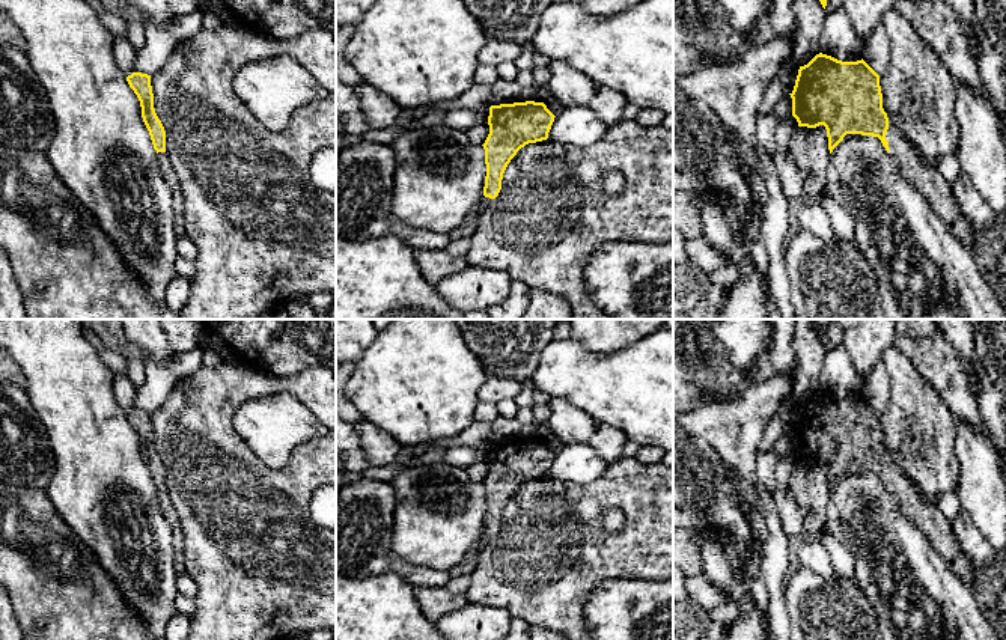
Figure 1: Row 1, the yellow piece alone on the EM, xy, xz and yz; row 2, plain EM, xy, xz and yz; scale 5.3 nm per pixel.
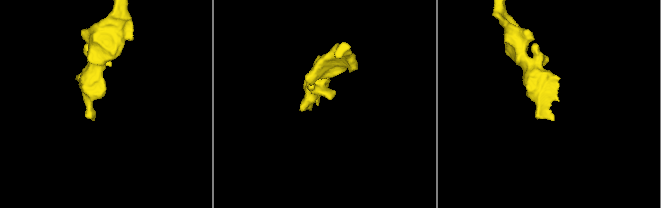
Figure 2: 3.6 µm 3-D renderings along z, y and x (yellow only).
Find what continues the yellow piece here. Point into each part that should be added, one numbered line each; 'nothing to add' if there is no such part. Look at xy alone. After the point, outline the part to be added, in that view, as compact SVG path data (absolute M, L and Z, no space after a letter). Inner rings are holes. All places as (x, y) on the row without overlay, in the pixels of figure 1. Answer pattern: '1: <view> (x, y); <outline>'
1: xy (167, 509); M158 489L157 492L158 492L158 501L160 501L160 506L161 506L161 512L166 517L166 520L170 524L172 532L173 532L175 550L182 551L182 547L184 547L182 532L181 532L181 527L179 527L179 523L178 523L175 507L170 501L169 492L167 492L167 489Z

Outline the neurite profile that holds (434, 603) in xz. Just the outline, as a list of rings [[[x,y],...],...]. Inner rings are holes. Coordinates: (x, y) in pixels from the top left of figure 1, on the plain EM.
[[[416,587],[416,596],[423,616],[438,622],[446,613],[465,607],[468,599],[464,593],[453,593],[446,587]]]

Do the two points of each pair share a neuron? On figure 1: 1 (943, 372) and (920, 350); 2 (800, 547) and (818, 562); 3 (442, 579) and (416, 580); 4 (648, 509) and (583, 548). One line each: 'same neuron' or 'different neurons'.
1: same neuron
2: same neuron
3: same neuron
4: same neuron

